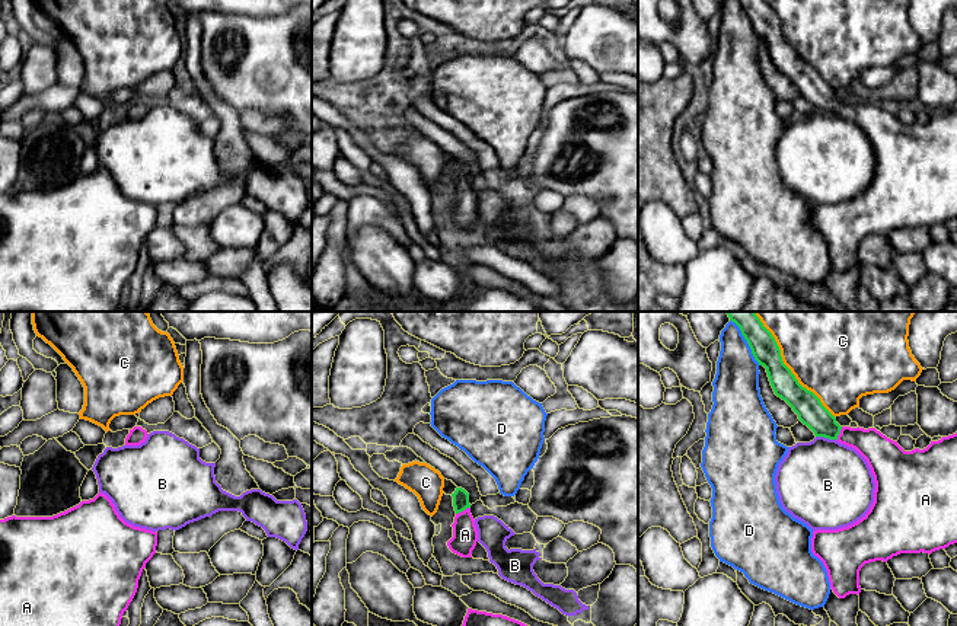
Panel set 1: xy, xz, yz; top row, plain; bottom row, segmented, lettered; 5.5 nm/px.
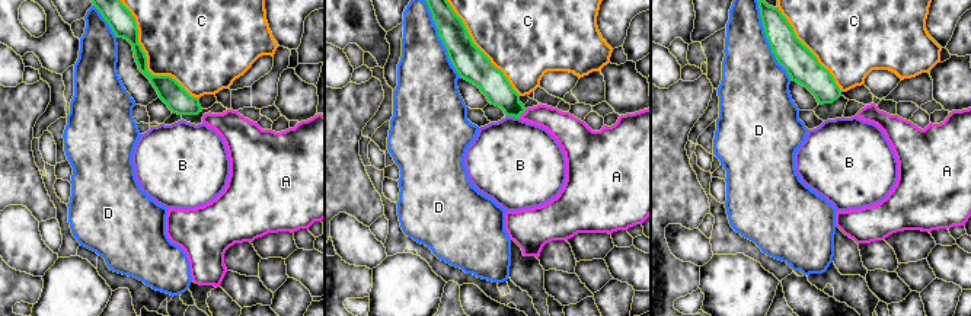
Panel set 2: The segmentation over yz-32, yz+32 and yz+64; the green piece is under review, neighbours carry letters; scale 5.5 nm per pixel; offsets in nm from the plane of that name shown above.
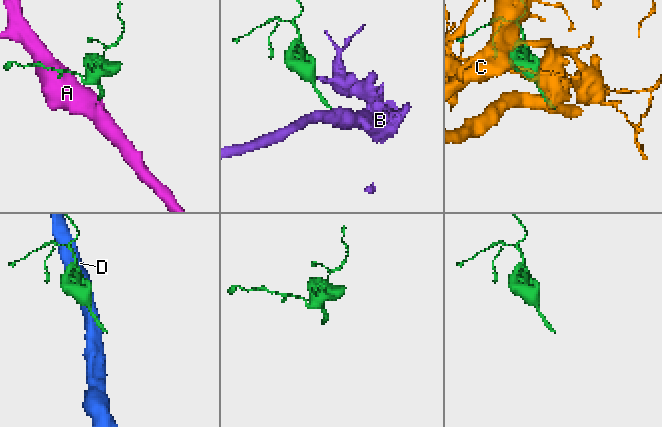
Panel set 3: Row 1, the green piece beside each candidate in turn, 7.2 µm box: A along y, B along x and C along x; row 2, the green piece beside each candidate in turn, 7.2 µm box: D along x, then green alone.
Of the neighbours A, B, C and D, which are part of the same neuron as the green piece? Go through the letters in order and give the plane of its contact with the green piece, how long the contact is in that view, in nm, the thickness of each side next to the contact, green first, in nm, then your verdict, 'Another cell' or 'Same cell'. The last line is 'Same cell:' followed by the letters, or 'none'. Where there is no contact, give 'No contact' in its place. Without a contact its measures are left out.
A: Touches green in xz. Shared border 90 nm. Thickness 100 nm (green) against 140 nm. Same cell
B: Touches green in yz. Shared border 110 nm. Thickness 150 nm (green) against 480 nm. Another cell
C: Touches green in yz. Shared border 750 nm. Thickness 150 nm (green) against 480 nm. Another cell
D: Touches green in yz. Shared border 300 nm. Thickness 150 nm (green) against 260 nm. Another cell
Same cell: A

